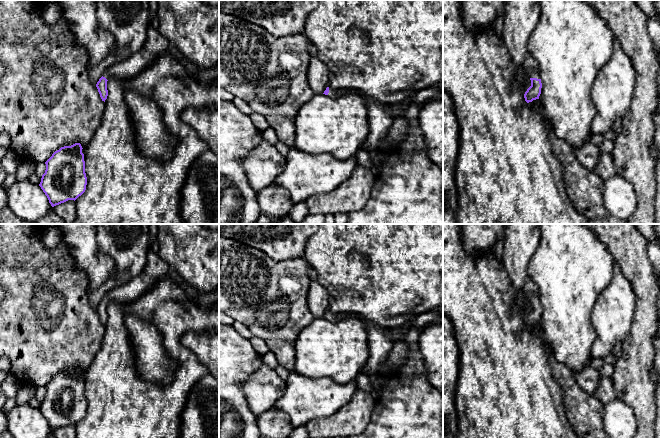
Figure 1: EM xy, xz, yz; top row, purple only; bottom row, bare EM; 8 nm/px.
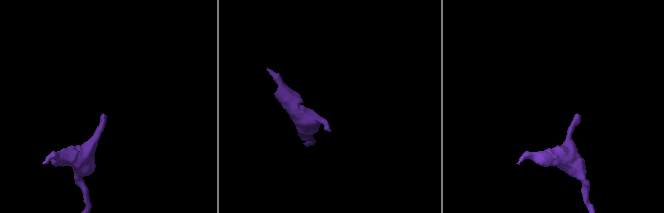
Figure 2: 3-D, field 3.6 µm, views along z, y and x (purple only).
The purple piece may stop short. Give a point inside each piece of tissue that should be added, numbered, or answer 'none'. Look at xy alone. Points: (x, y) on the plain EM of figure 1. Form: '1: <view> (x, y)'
1: xy (155, 268)

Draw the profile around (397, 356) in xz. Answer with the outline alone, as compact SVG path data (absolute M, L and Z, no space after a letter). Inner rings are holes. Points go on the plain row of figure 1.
M399 336L393 342L393 348L389 352L385 362L381 365L379 375L382 378L387 378L395 374L400 367L405 363L407 358L408 345Z

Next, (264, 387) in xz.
M262 362L241 389L251 411L258 417L273 408L276 401L284 394L285 381L278 376L274 369Z

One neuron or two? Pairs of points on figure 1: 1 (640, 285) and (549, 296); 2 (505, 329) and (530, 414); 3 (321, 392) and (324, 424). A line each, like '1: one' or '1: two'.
1: two
2: one
3: two

